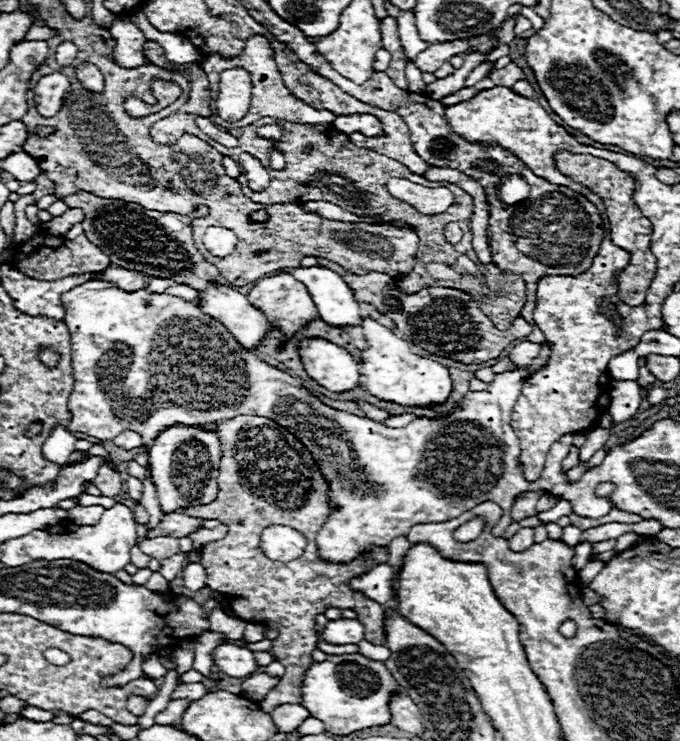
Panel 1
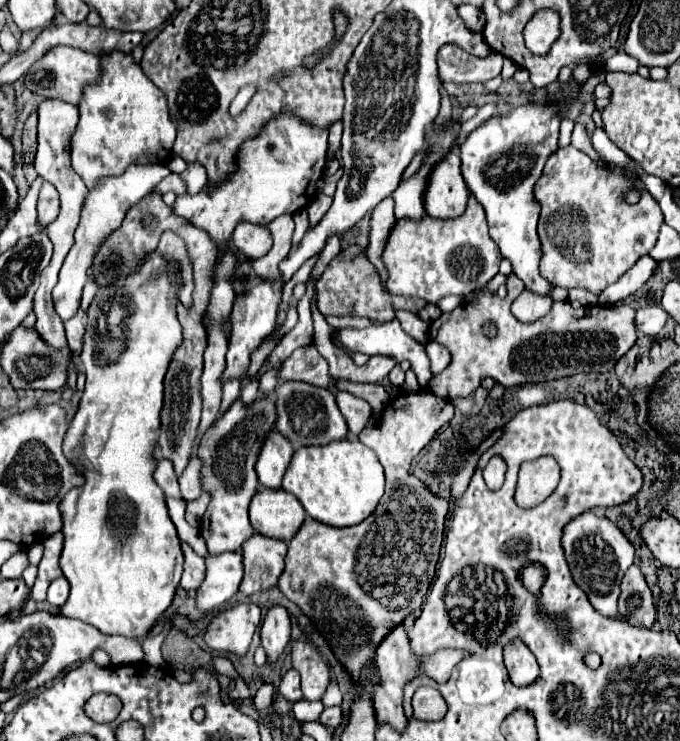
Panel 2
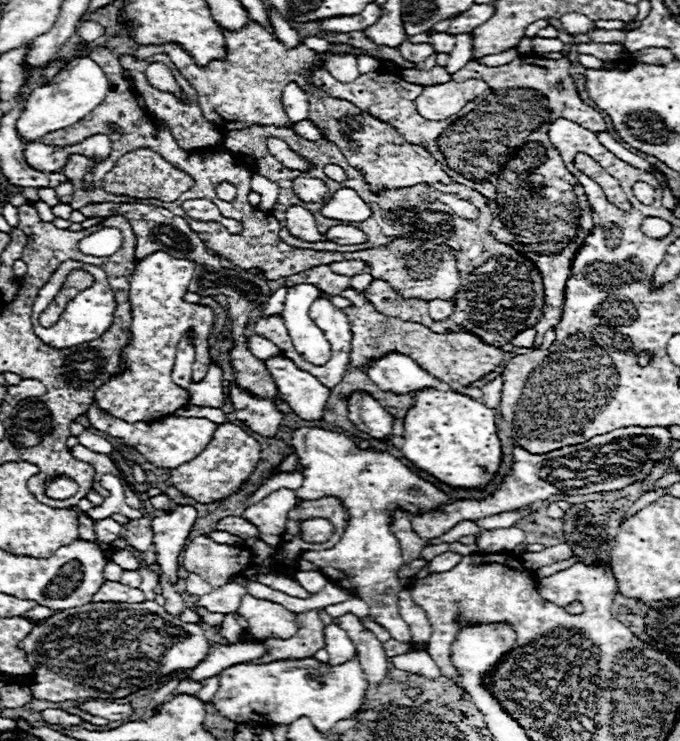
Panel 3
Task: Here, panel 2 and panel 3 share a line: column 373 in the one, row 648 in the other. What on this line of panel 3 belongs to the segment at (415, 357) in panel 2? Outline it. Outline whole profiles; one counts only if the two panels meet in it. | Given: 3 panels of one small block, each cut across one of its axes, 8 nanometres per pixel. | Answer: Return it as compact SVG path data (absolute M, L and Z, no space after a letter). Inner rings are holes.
M328 624L324 628L324 638L326 638L326 650L330 654L330 664L342 664L350 660L356 654L354 642L348 638L346 630L342 630L336 624Z

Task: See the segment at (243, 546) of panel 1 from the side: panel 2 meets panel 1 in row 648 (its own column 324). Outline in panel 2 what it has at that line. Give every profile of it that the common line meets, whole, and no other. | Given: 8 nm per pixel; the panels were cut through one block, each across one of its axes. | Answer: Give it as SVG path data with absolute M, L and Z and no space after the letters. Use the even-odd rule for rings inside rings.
M362 254L356 256L352 260L346 260L342 256L332 258L332 262L328 264L328 268L324 270L324 274L318 280L318 294L316 294L316 306L322 314L332 314L332 316L366 316L372 318L376 322L390 322L394 320L394 312L398 308L404 310L412 310L414 314L418 314L424 306L428 306L428 302L424 298L404 298L404 296L390 296L382 290L380 286L380 278L378 272L374 268L374 264Z

